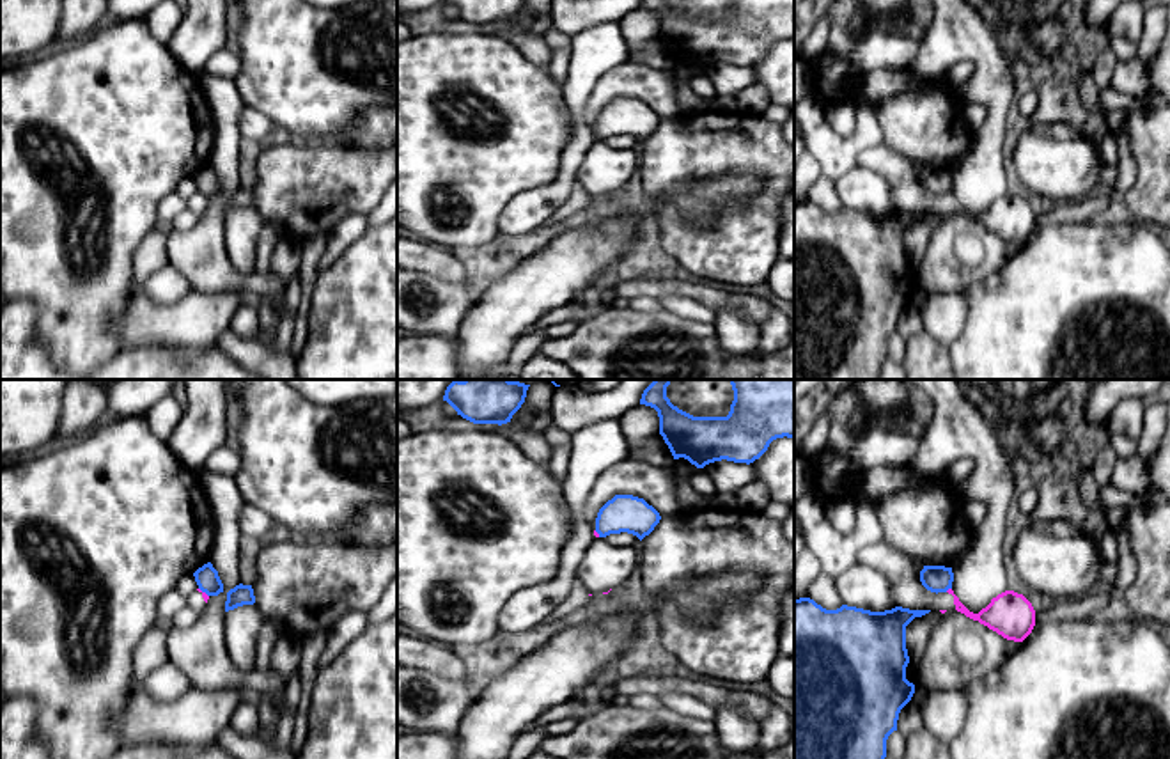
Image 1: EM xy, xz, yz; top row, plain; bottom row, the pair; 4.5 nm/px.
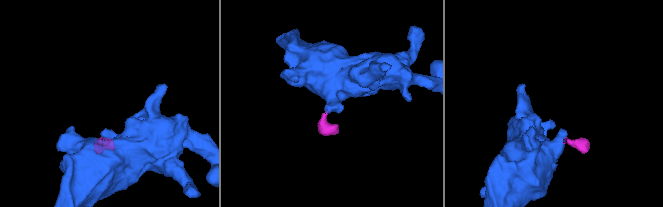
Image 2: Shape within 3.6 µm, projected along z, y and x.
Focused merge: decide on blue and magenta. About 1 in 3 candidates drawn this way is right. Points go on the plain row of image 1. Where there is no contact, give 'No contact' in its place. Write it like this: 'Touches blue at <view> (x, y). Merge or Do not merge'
Touches blue at yz (947, 192). Do not merge

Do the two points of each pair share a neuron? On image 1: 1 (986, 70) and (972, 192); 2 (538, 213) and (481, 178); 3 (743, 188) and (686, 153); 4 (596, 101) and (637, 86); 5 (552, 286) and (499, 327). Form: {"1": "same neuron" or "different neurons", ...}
{"1": "same neuron", "2": "different neurons", "3": "different neurons", "4": "same neuron", "5": "same neuron"}

